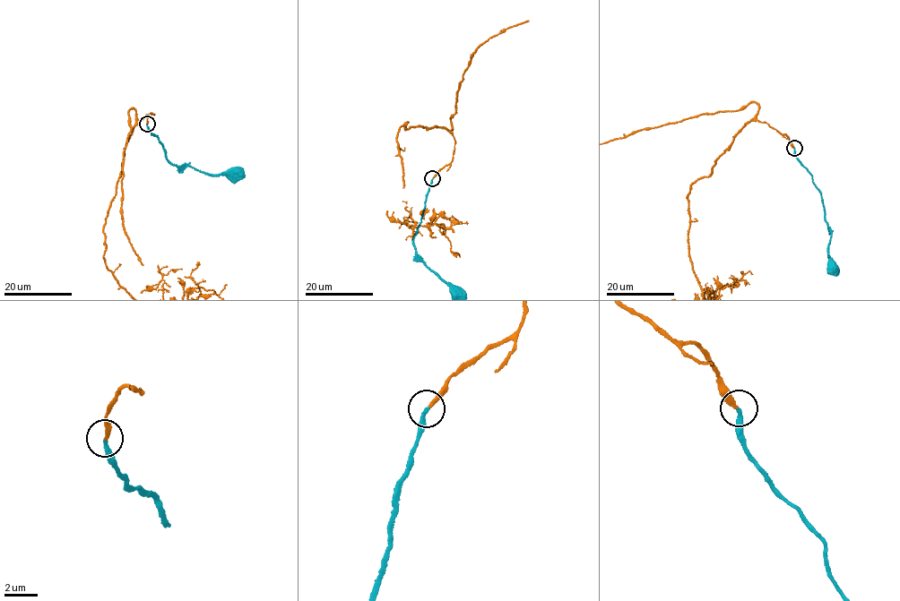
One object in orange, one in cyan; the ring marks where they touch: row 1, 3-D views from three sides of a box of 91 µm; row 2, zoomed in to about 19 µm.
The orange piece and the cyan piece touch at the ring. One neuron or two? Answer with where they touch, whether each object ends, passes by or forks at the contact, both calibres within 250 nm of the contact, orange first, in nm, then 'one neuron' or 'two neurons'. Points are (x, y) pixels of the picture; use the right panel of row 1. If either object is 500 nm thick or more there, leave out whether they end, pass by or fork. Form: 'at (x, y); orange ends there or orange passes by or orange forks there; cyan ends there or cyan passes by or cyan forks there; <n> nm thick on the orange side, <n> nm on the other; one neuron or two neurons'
at (794, 148); orange ends there; cyan ends there; 240 nm thick on the orange side, 240 nm on the other; one neuron

